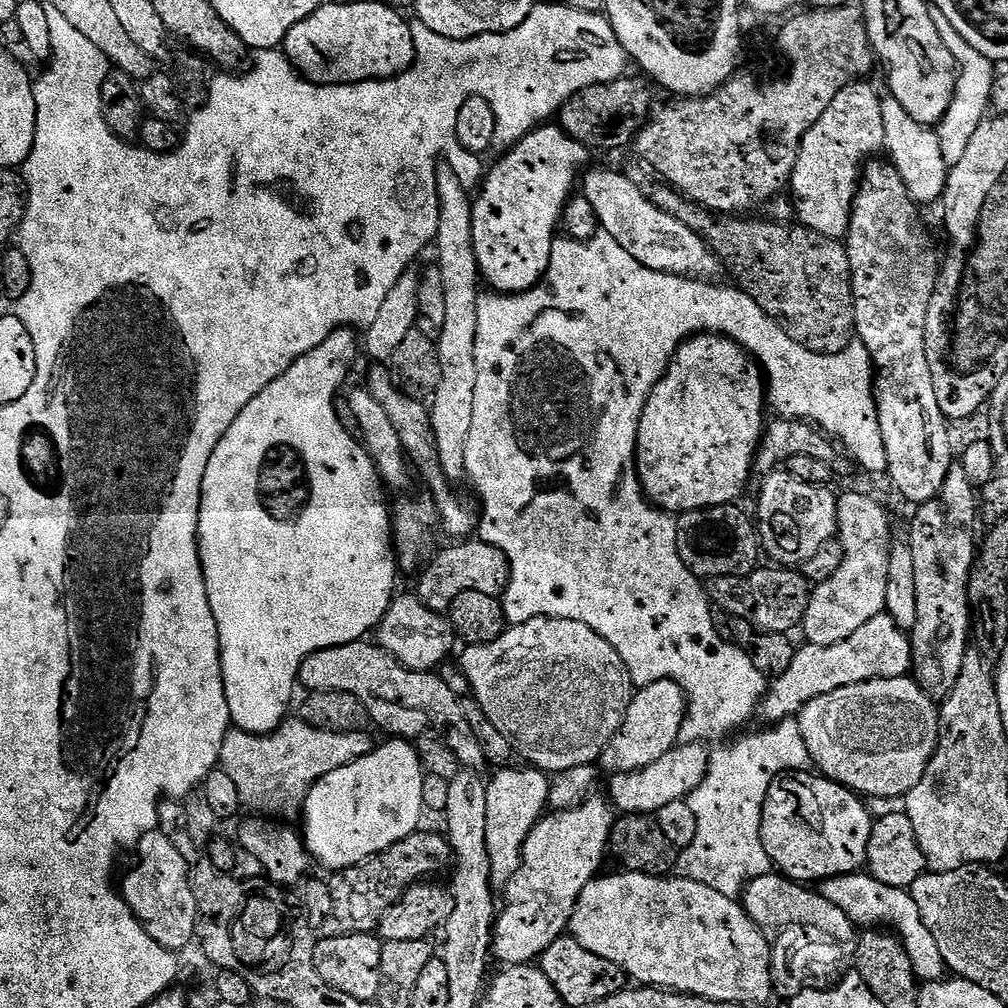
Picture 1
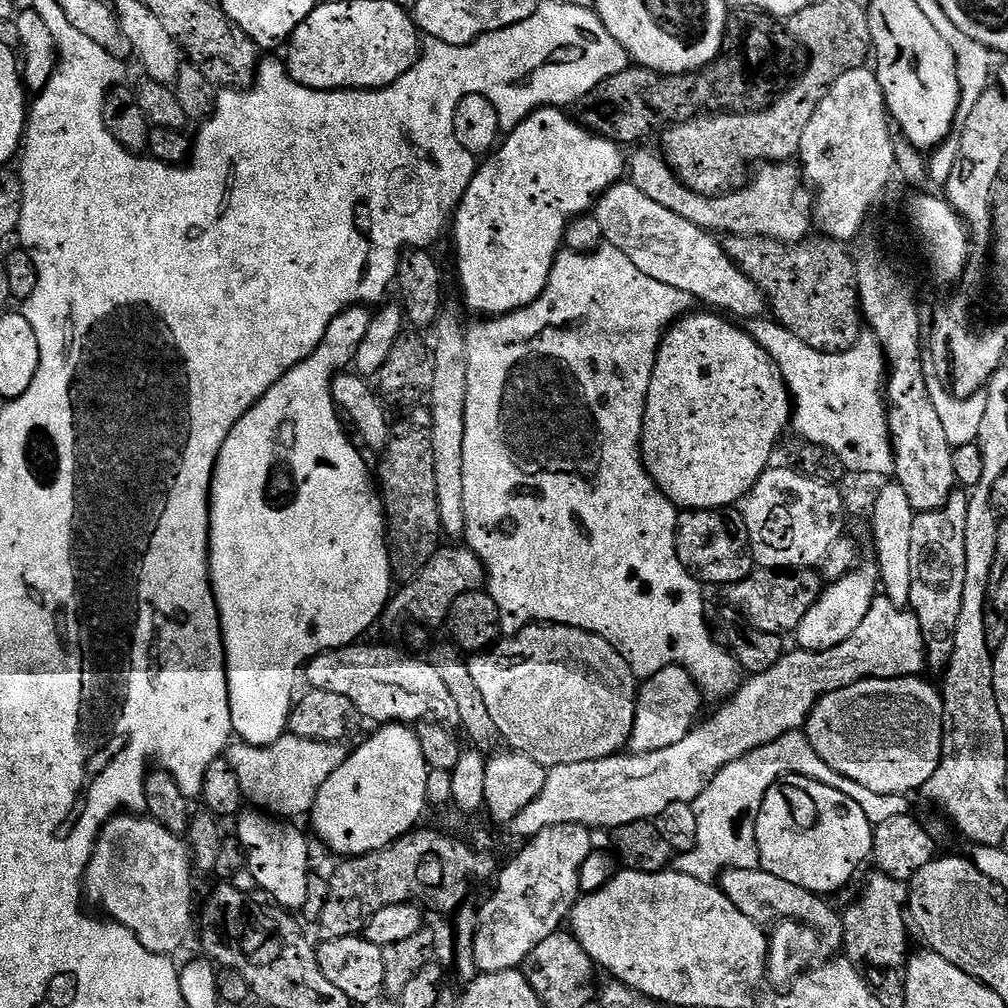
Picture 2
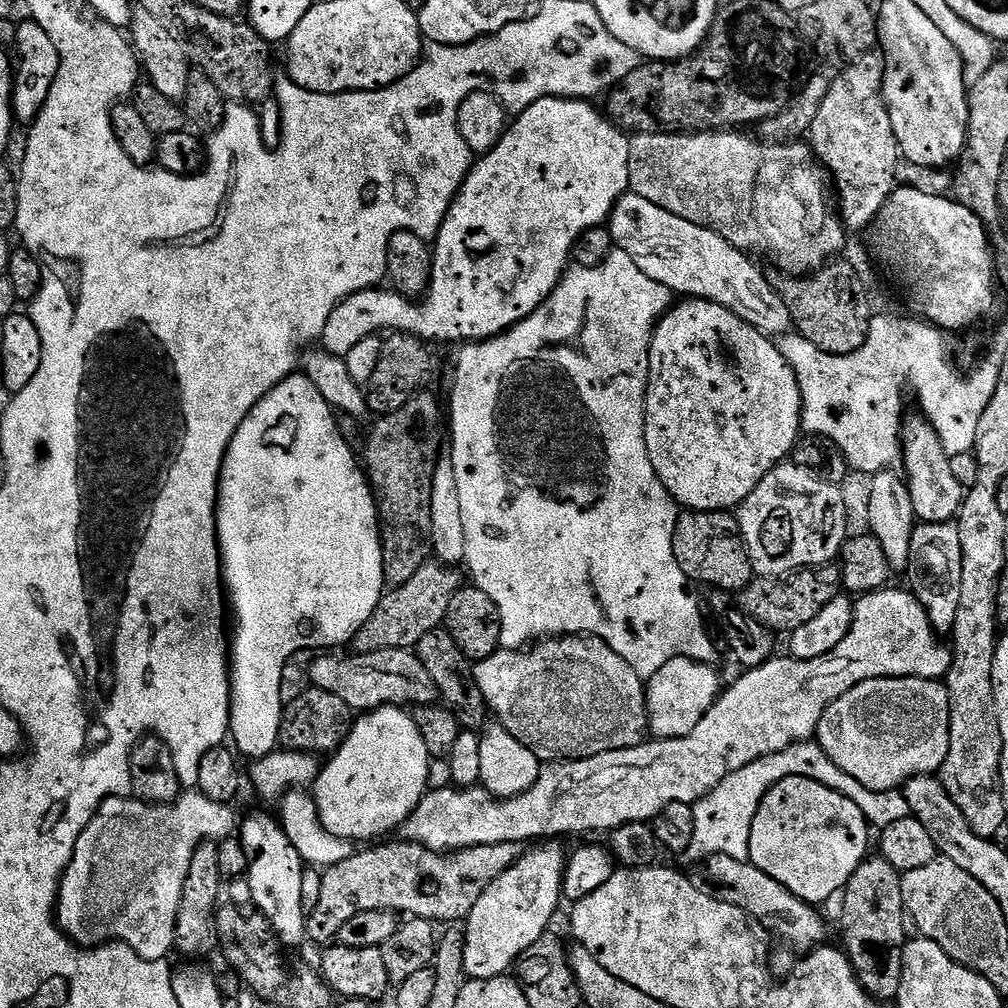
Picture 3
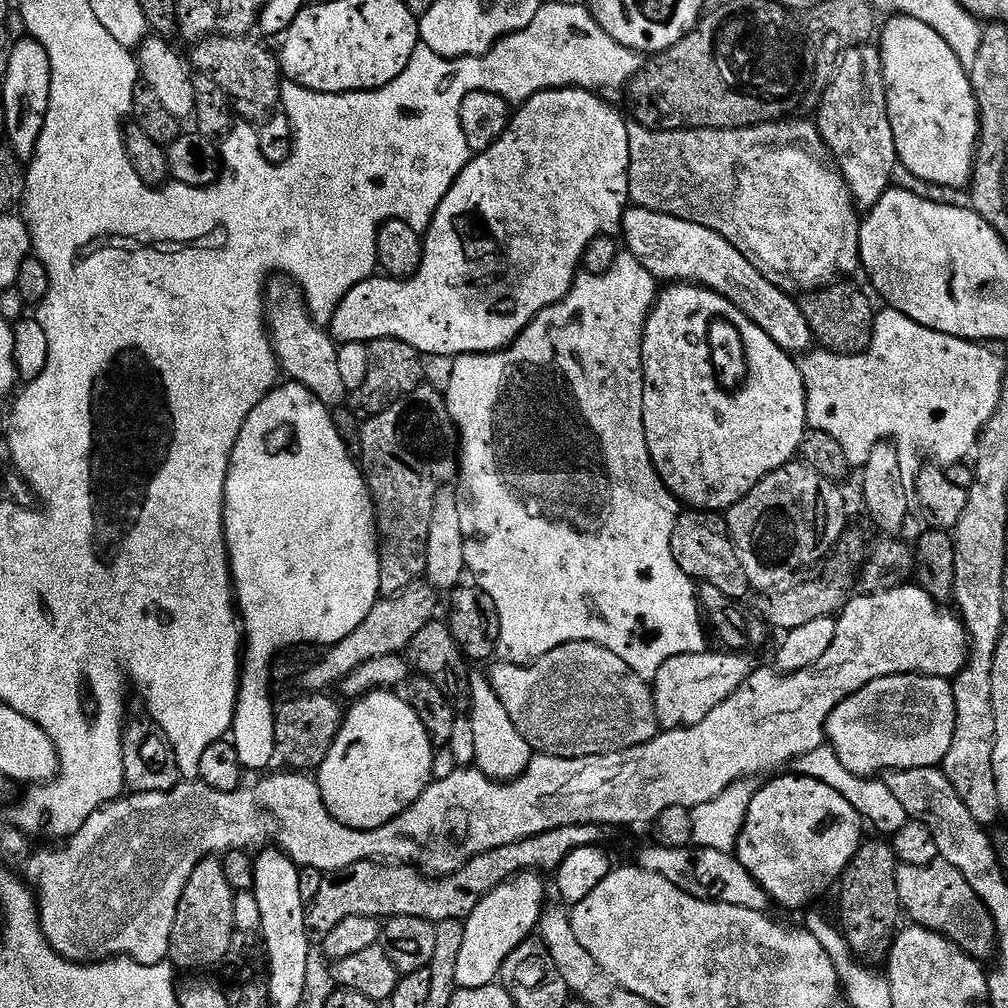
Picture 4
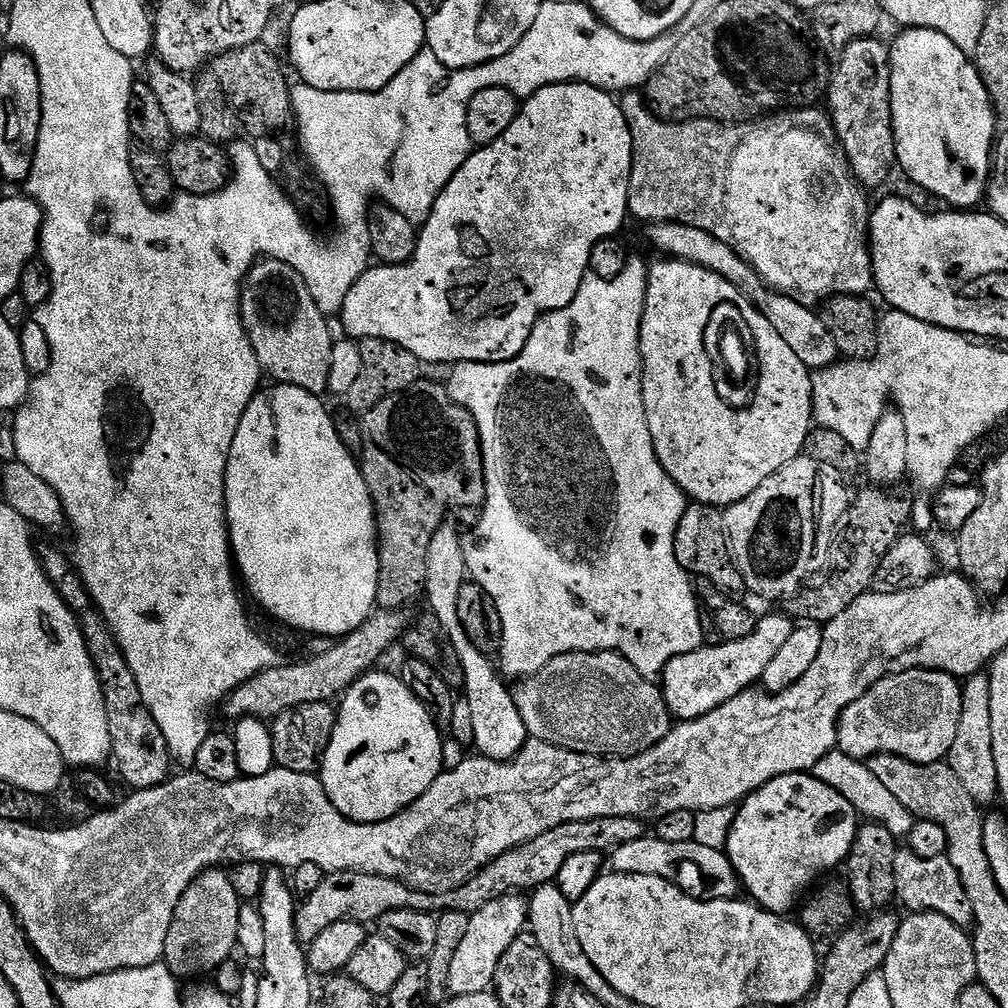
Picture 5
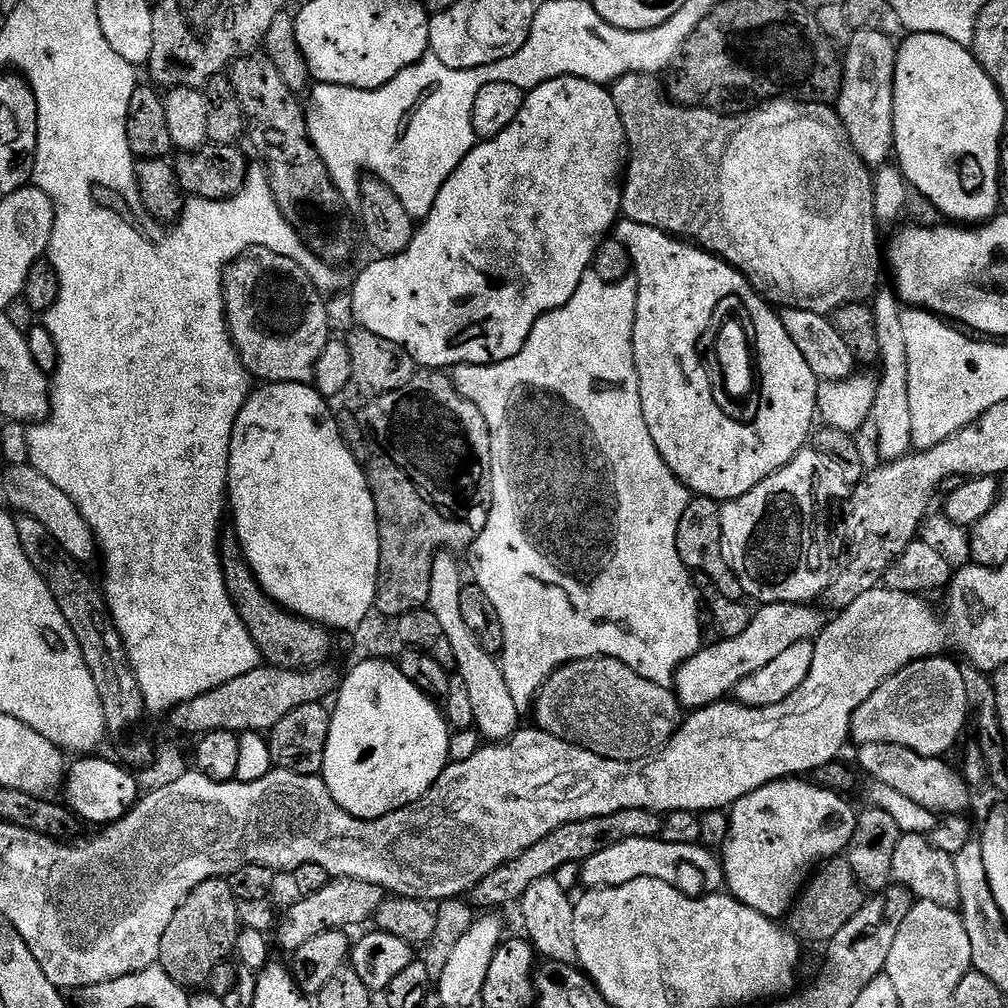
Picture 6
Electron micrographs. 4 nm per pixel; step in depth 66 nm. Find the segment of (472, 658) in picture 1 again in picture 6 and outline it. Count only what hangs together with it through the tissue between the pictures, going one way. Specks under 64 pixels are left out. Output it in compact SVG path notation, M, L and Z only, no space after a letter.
M609 656L563 664L541 686L535 712L535 727L607 760L644 760L669 744L682 723L680 702L671 687L650 682Z

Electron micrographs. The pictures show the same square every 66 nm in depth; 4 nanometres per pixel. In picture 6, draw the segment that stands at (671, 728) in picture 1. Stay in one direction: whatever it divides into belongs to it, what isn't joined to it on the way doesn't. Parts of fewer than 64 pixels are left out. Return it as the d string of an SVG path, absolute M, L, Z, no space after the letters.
M811 603L806 604L766 604L755 609L750 626L746 626L738 638L717 639L717 644L701 647L678 671L674 681L674 691L681 709L695 710L708 704L719 704L727 694L735 693L740 683L750 678L762 666L770 666L774 658L779 658L794 642L815 641L824 630L826 616Z

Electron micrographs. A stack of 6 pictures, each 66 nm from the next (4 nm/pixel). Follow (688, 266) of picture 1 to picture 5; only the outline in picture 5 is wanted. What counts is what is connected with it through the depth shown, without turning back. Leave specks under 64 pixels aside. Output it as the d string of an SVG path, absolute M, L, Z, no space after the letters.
M652 224L649 229L649 242L654 247L661 248L664 251L661 253L665 257L688 260L692 264L702 266L706 270L726 278L726 282L730 282L743 296L747 296L766 318L766 322L770 322L770 326L774 326L774 330L778 330L778 334L782 334L786 346L790 346L790 350L794 350L794 354L798 354L798 358L802 358L802 362L809 370L828 368L831 364L837 363L838 357L841 355L840 347L834 342L834 334L830 334L823 315L809 305L798 302L794 298L784 295L783 292L769 288L760 279L760 275L753 270L752 265L742 259L733 248L726 246L726 242L706 234L706 230L698 230L694 226L685 224Z

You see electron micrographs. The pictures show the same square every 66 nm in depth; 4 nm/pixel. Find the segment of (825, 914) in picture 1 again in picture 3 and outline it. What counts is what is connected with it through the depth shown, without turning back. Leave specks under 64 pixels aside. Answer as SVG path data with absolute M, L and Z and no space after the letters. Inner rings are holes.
M709 856L704 868L704 880L707 891L716 899L730 906L738 906L747 916L771 938L769 951L769 967L777 975L785 975L795 965L796 953L806 954L813 946L823 943L824 924L813 905L799 900L786 886L774 882L768 874L762 874L758 866L749 864L747 860L735 860L725 856ZM705 867L705 868L704 868ZM708 883L708 884L707 884ZM796 956L796 957L795 957Z

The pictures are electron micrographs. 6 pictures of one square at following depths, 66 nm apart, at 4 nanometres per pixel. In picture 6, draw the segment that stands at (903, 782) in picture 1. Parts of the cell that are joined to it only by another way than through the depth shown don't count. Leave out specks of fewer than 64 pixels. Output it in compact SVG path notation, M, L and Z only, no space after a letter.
M951 655L931 656L925 660L915 660L907 664L902 670L895 672L858 710L852 719L851 739L857 745L870 742L890 742L894 746L906 746L914 750L914 754L923 756L943 757L956 744L956 739L964 732L964 723L969 723L970 709L966 698L966 682L964 681L964 668L951 660Z

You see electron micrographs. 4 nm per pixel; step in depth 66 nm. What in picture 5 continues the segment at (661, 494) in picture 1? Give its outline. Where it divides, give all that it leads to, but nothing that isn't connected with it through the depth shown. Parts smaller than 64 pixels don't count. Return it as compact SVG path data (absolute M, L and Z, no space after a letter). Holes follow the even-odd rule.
M660 258L648 270L648 289L646 290L646 302L642 314L642 326L640 327L640 360L644 363L644 377L642 378L642 398L646 406L646 426L650 426L650 438L654 442L654 454L658 454L658 462L662 462L662 470L674 478L674 482L684 491L689 501L697 504L708 504L711 508L727 510L732 504L742 502L742 498L750 498L770 474L778 474L786 462L794 462L804 452L804 443L809 432L814 427L812 415L812 378L813 373L786 346L782 334L766 322L763 314L756 309L755 304L748 299L726 278L706 270L702 266L692 264L688 260L675 258ZM723 320L733 320L741 328L740 340L732 340L736 332L732 328L716 328Z

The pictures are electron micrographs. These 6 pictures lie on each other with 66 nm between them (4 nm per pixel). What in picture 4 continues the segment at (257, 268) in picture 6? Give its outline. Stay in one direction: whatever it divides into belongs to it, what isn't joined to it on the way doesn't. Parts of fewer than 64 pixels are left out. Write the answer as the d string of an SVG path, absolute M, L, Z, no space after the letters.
M276 274L267 281L266 323L272 337L272 348L276 352L276 362L289 381L306 386L306 390L313 392L326 405L339 405L343 401L340 399L349 395L346 382L342 382L342 373L338 371L340 349L337 341L332 341L324 333L327 331L308 313L304 293L295 280Z

